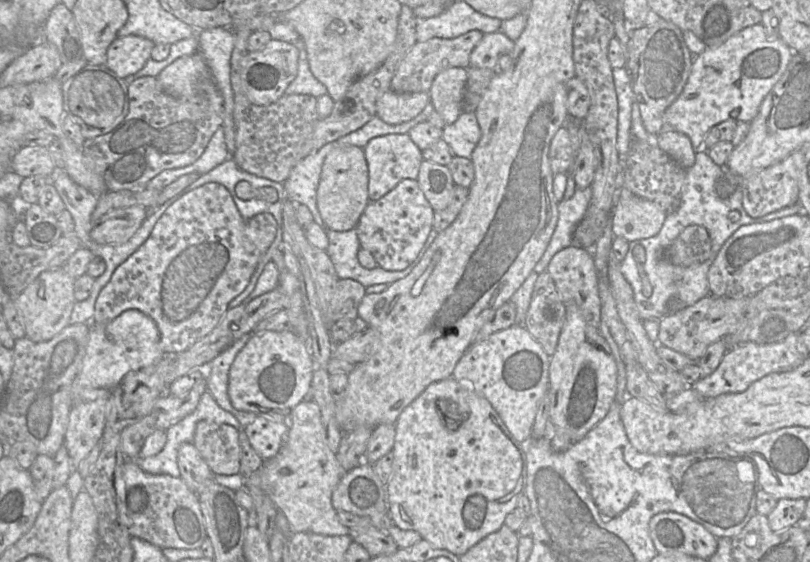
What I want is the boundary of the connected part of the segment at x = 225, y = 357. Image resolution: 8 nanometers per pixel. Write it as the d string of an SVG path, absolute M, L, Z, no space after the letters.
M246 333L233 344L217 355L206 368L207 391L211 393L217 404L234 415L239 423L245 427L254 422L257 415L252 412L237 410L229 397L230 368L241 349L251 338L252 333Z

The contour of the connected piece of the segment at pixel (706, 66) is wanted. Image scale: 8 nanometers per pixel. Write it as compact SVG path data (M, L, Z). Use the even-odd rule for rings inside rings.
M761 23L741 30L715 48L706 48L694 56L692 69L682 92L666 109L664 129L684 133L691 140L695 153L707 153L709 148L702 147L707 132L728 119L751 122L756 117L763 99L780 80L793 56L792 49L780 37L770 37Z

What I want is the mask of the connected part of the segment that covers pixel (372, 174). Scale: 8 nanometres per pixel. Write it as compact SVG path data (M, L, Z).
M389 134L371 139L363 148L368 166L368 197L370 202L382 198L404 179L416 180L419 174L422 151L408 134Z

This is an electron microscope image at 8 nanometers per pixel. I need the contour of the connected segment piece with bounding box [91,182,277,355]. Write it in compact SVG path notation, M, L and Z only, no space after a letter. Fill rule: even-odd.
M215 182L206 183L198 188L190 190L179 196L161 215L155 223L147 240L113 272L109 282L100 291L96 302L95 312L91 324L104 324L112 321L124 311L136 309L152 318L160 333L160 348L165 355L179 355L194 343L208 335L220 322L229 309L229 303L238 296L249 284L250 279L260 261L273 243L277 233L277 222L270 213L260 213L250 219L244 219L230 192L221 184Z

